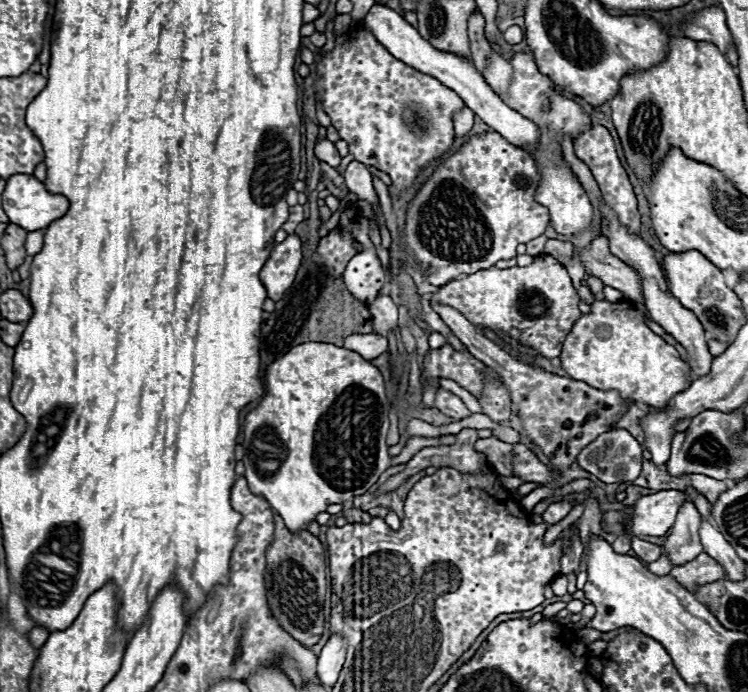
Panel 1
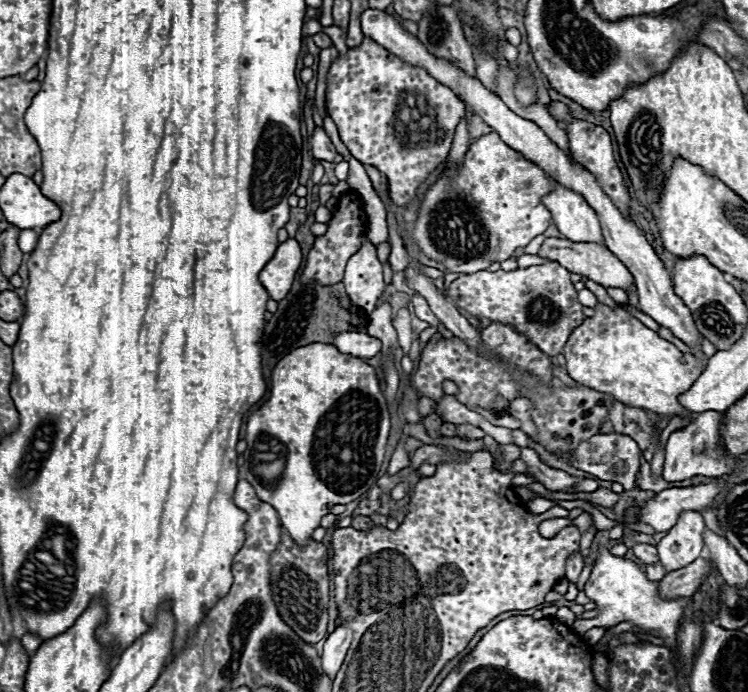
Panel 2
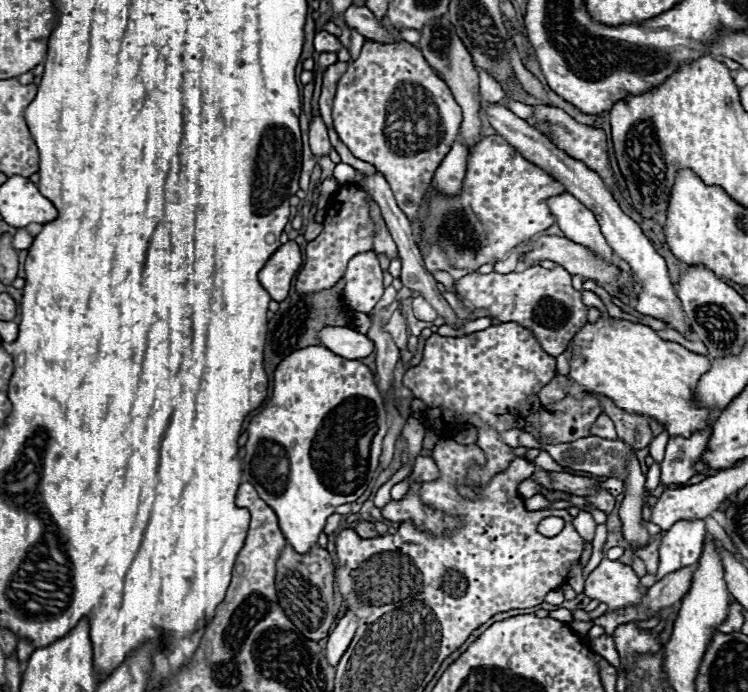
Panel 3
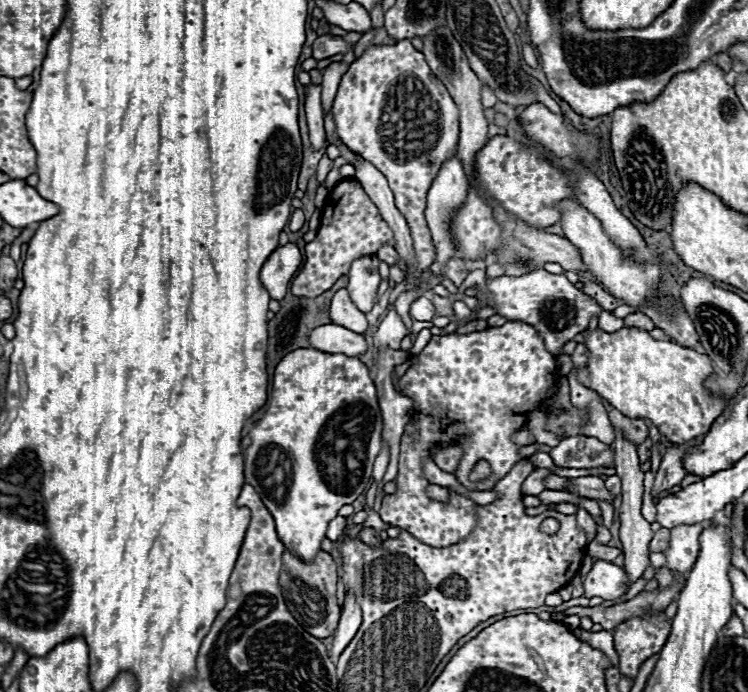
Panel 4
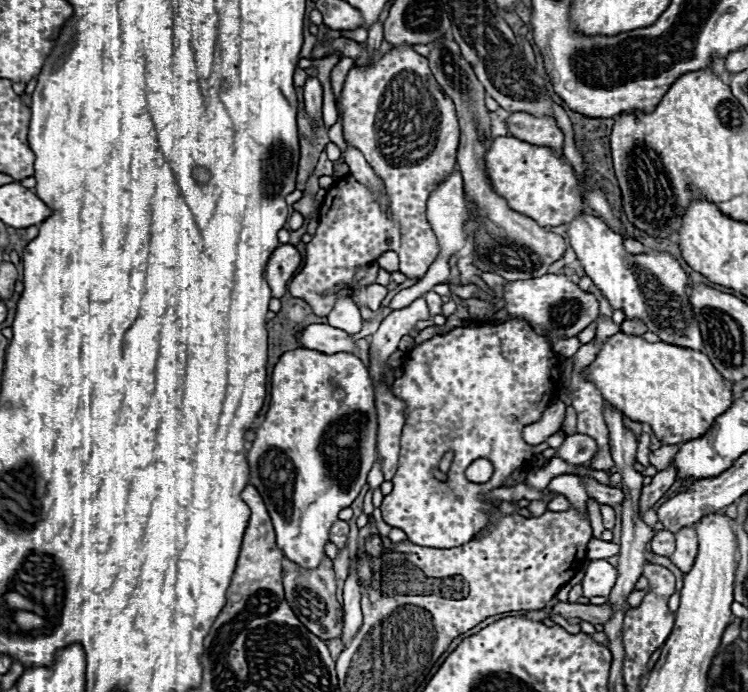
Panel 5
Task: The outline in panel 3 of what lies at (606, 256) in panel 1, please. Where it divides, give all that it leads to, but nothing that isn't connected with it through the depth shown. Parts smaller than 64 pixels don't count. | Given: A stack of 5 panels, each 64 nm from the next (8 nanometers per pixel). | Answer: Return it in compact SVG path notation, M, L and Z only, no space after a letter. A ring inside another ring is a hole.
M540 236L534 242L534 250L522 256L528 258L528 262L524 262L522 266L532 266L530 262L534 260L552 260L564 266L570 274L578 274L598 284L616 284L620 274L618 264L606 262L604 258L596 256L590 248L560 236Z

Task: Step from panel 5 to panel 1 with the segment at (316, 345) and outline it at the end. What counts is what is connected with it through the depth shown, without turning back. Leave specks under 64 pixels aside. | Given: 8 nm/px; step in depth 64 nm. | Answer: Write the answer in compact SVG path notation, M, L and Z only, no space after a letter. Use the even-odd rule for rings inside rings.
M354 334L344 340L344 348L358 352L366 360L372 360L388 350L388 340L378 334Z

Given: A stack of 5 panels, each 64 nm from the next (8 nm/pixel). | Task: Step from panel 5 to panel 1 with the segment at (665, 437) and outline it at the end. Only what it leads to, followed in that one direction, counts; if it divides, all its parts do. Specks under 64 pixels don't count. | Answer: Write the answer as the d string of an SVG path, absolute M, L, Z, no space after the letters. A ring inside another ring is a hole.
M594 300L590 312L574 322L560 358L570 378L588 382L598 390L620 390L622 398L632 398L652 408L668 408L670 400L690 386L686 382L686 370L690 372L690 366L674 346L666 344L648 328L646 316L630 302Z

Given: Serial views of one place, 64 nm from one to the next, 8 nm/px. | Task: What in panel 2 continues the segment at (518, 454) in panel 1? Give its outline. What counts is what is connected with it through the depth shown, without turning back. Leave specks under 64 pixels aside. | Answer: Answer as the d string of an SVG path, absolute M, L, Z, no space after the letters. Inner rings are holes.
M520 448L520 460L528 468L526 474L532 476L536 482L544 484L548 490L566 490L566 488L574 486L580 480L580 478L568 476L562 470L554 470L554 468L546 466L532 448Z

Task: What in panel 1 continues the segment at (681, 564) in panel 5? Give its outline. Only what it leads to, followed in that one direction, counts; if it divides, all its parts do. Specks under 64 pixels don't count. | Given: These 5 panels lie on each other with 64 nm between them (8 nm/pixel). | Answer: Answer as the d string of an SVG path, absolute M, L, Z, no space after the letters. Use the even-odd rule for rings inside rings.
M684 502L678 510L676 524L672 526L672 534L662 546L662 552L672 558L674 566L686 564L702 552L702 544L698 536L700 522L702 522L702 516L696 510L696 506L692 502Z

